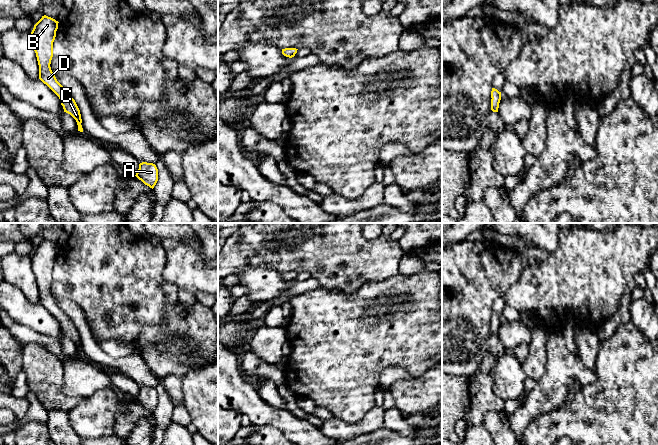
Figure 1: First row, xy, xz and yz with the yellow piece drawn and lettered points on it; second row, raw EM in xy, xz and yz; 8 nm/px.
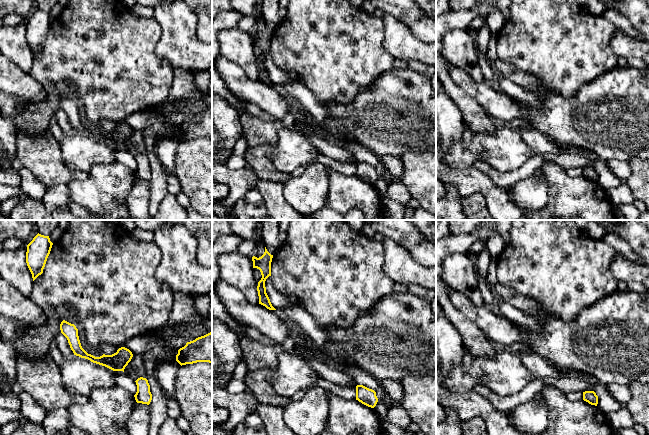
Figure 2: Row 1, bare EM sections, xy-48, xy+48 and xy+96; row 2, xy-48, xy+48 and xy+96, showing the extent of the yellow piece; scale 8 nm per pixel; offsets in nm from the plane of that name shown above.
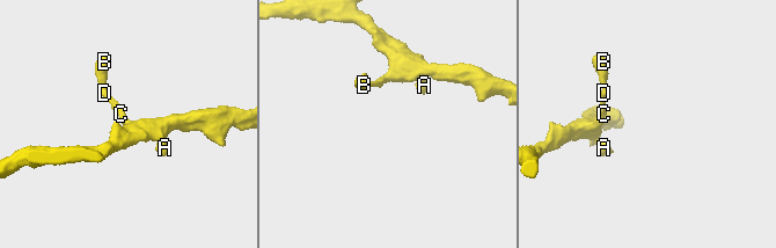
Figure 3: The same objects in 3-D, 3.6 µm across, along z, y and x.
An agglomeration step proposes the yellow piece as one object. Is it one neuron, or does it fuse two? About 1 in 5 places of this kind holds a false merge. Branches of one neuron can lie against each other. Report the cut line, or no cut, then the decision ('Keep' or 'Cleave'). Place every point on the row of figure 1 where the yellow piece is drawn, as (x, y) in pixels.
No split. Keep

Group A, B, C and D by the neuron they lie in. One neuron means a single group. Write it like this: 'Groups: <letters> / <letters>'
Groups: A B C D

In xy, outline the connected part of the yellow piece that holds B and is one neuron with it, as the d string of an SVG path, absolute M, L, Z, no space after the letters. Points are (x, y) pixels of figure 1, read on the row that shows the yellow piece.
M44 15L31 32L32 45L39 65L39 79L59 97L64 112L76 120L78 131L83 132L81 114L75 100L57 81L50 67L58 23L55 19Z

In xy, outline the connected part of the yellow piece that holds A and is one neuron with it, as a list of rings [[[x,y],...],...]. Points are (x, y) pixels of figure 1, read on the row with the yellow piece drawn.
[[[142,162],[135,176],[153,189],[158,181],[158,169],[153,163]]]

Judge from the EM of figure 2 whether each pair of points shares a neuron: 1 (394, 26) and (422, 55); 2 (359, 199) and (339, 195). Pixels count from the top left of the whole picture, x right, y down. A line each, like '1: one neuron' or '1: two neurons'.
1: one neuron
2: one neuron

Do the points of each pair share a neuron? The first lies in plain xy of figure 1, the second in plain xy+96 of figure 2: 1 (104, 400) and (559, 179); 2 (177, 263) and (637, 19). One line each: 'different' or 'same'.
1: different
2: different

